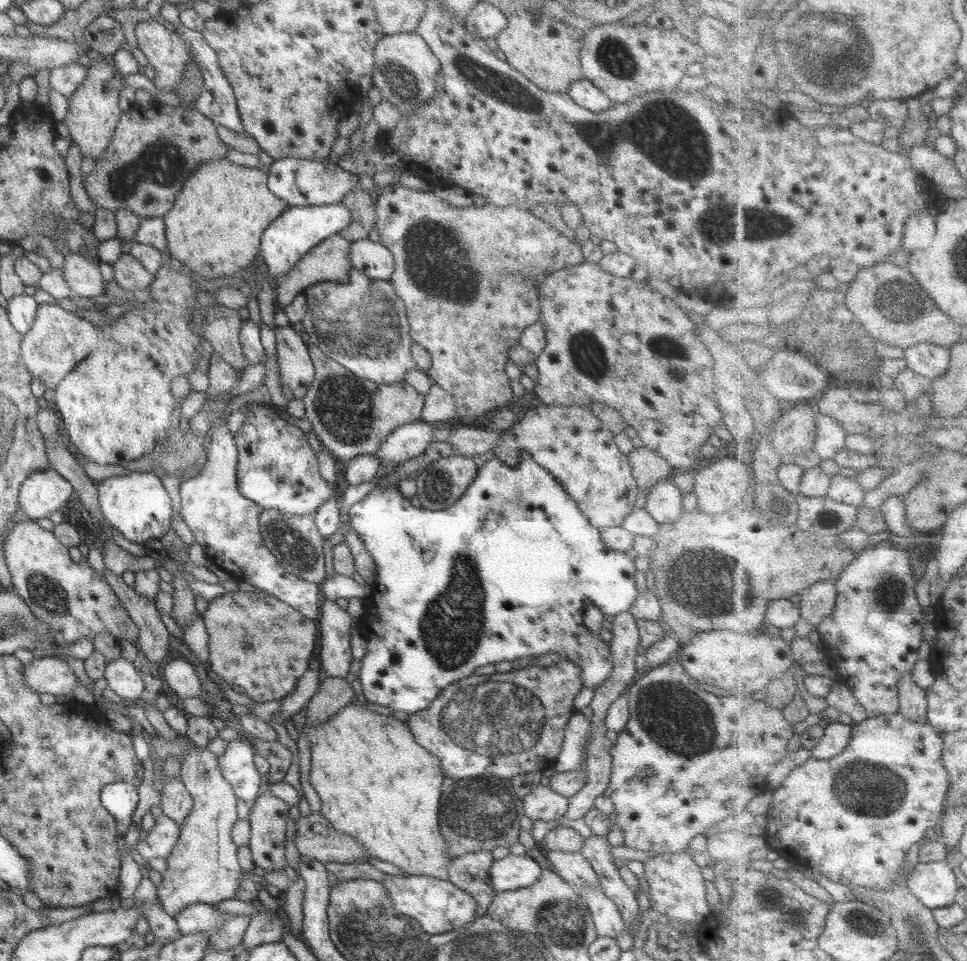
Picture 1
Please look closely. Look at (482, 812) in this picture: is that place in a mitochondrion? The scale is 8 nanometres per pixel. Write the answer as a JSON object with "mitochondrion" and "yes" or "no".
{"mitochondrion":"yes"}

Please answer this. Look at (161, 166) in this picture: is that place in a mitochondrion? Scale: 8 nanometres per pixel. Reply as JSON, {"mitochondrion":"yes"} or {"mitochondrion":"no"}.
{"mitochondrion":"yes"}

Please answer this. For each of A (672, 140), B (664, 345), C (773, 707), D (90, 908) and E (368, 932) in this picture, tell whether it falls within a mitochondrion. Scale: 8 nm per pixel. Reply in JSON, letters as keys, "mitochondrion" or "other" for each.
{"A":"mitochondrion","B":"mitochondrion","C":"other","D":"other","E":"mitochondrion"}

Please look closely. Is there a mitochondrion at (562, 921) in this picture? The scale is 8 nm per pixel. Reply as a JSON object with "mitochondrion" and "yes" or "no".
{"mitochondrion":"yes"}

